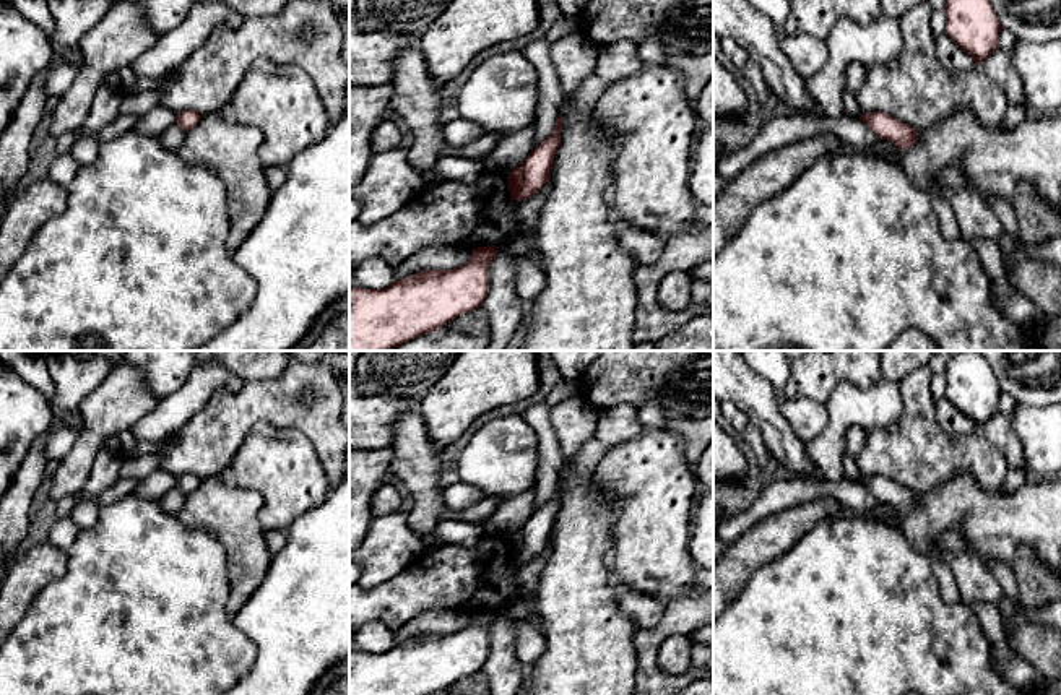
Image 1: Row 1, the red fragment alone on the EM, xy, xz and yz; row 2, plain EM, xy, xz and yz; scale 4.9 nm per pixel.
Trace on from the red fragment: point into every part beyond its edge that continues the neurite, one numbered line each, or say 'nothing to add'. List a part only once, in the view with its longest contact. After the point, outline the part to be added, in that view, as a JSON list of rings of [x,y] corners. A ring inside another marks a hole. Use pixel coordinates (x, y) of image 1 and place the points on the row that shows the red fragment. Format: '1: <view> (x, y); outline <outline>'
nothing to add

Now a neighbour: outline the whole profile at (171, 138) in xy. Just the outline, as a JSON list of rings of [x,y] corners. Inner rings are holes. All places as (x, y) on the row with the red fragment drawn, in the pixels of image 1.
[[[177,123],[164,130],[159,136],[162,146],[169,151],[177,151],[184,138],[185,138],[185,132]]]

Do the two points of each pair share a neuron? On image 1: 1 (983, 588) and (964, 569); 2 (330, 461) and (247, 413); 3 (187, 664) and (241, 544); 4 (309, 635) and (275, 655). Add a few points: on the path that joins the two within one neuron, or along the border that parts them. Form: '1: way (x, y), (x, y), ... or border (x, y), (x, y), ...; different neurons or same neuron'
1: way (978, 583), (969, 574); same neuron
2: way (322, 437), (298, 413), (272, 413); same neuron
3: border (216, 536), (226, 556), (229, 580), (226, 609); different neurons
4: way (301, 637), (283, 655); same neuron

